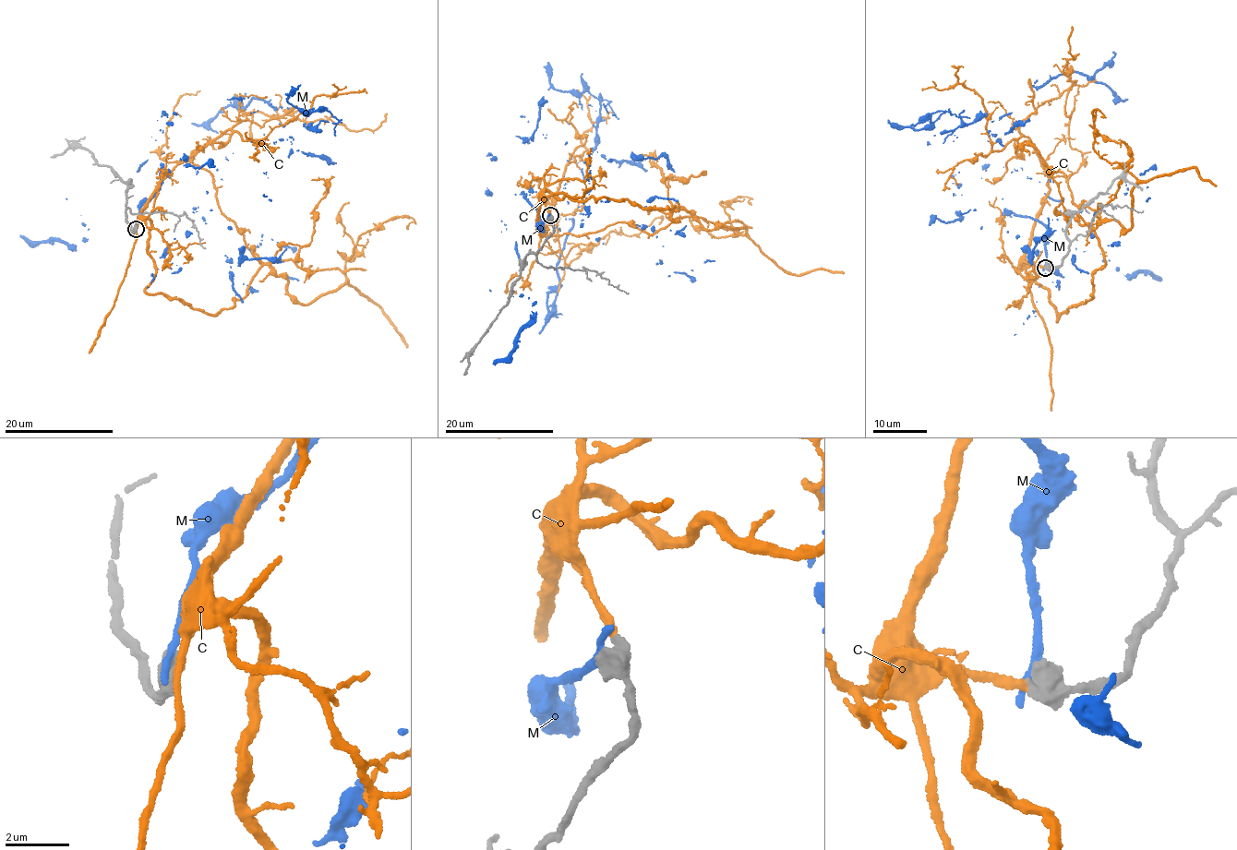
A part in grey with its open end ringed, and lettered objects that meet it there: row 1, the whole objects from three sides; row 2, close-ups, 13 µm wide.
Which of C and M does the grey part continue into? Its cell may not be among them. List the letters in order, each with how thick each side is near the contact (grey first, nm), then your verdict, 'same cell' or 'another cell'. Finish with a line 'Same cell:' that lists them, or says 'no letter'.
C: 380 nm thick on the grey side, 260 nm on the other; same cell
M: 440 nm thick on the grey side, 200 nm on the other; another cell
Same cell: C

